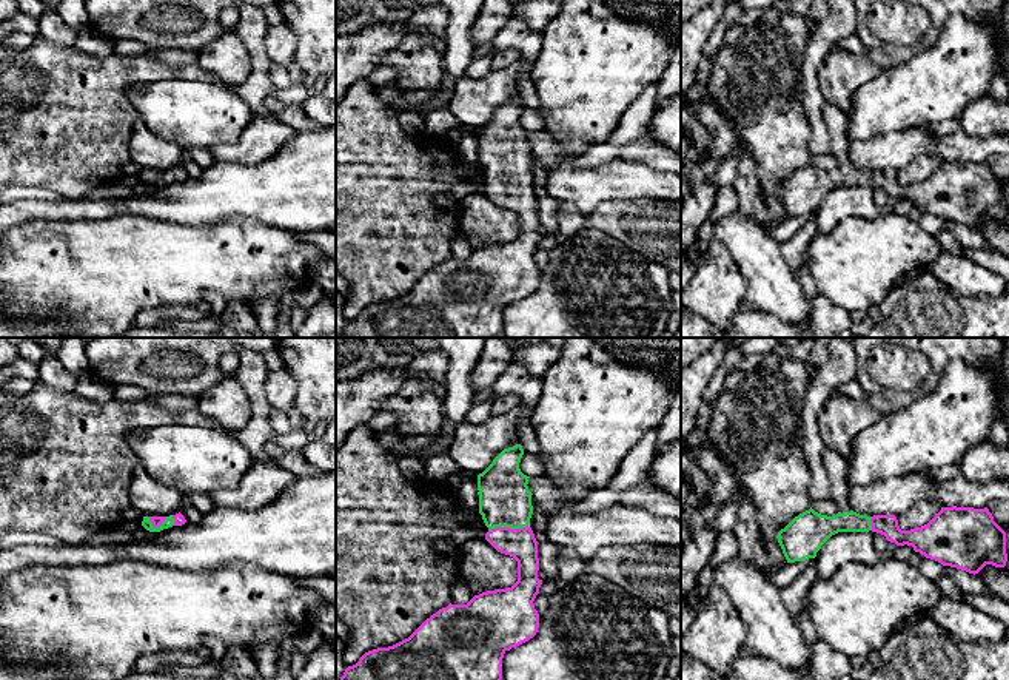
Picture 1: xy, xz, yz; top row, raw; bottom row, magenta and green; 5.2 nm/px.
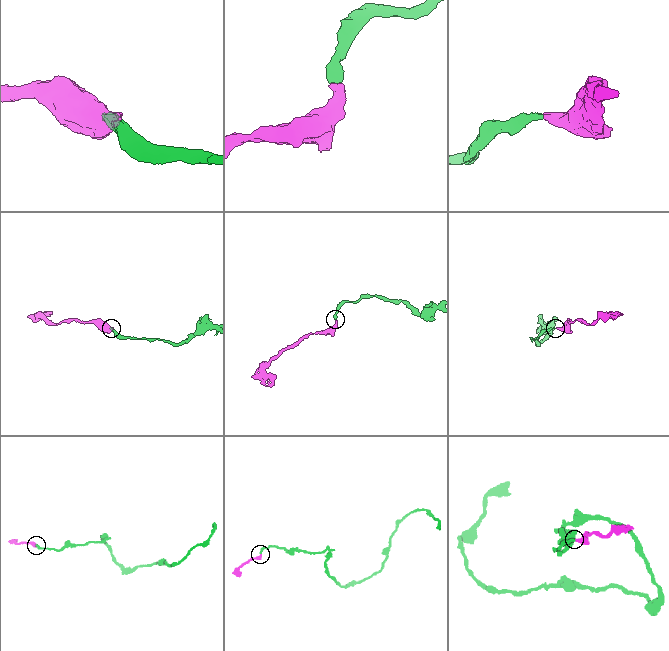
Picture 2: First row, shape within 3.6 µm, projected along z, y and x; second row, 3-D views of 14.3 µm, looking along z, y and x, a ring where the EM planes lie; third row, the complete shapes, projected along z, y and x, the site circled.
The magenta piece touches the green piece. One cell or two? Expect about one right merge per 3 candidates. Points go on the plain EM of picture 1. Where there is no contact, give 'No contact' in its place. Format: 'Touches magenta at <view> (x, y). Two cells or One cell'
Touches magenta at xz (507, 182). One cell

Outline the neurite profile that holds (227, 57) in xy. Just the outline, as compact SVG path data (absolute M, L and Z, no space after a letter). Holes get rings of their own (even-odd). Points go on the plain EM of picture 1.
M223 29L217 39L199 49L197 65L233 89L240 86L253 69L245 45L231 29Z

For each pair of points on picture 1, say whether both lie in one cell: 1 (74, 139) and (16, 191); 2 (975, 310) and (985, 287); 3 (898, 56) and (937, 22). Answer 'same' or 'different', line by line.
1: different
2: different
3: same

